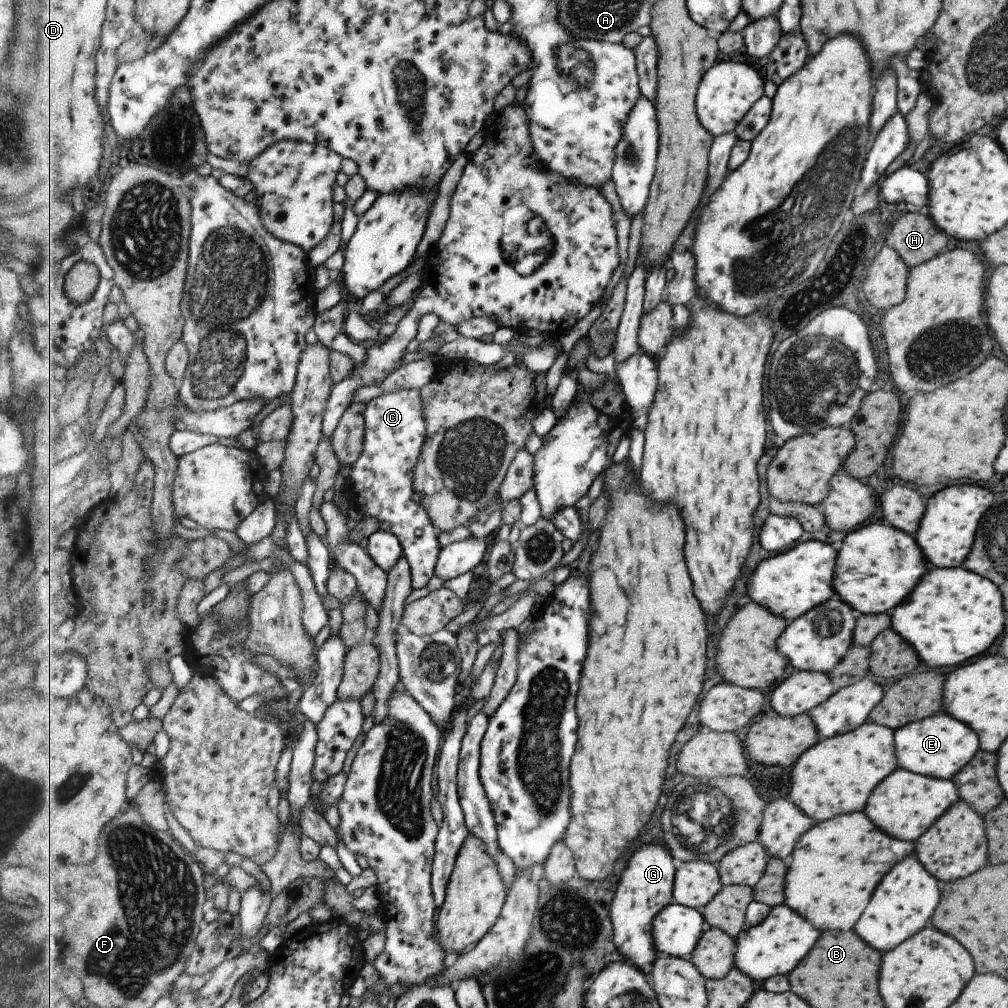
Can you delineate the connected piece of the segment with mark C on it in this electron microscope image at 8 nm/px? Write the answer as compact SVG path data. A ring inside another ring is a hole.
M417 389L387 393L370 401L365 408L363 451L351 466L346 480L351 484L351 500L365 514L378 518L379 528L391 531L401 541L403 553L412 568L415 590L425 588L436 574L436 564L442 551L430 514L421 503L413 502L415 467L419 464L428 435L424 408L421 392Z

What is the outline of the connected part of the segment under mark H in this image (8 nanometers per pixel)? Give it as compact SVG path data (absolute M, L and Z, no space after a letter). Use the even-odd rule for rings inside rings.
M920 211L896 219L883 244L891 247L910 269L945 250L947 240L948 236Z

